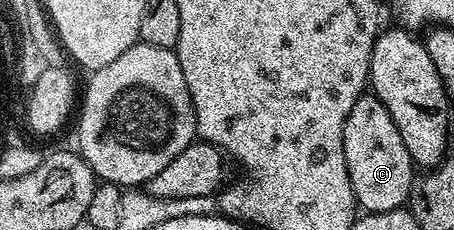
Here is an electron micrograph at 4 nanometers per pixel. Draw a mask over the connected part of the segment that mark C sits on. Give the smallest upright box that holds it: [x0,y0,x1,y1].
[343,92,417,214]

